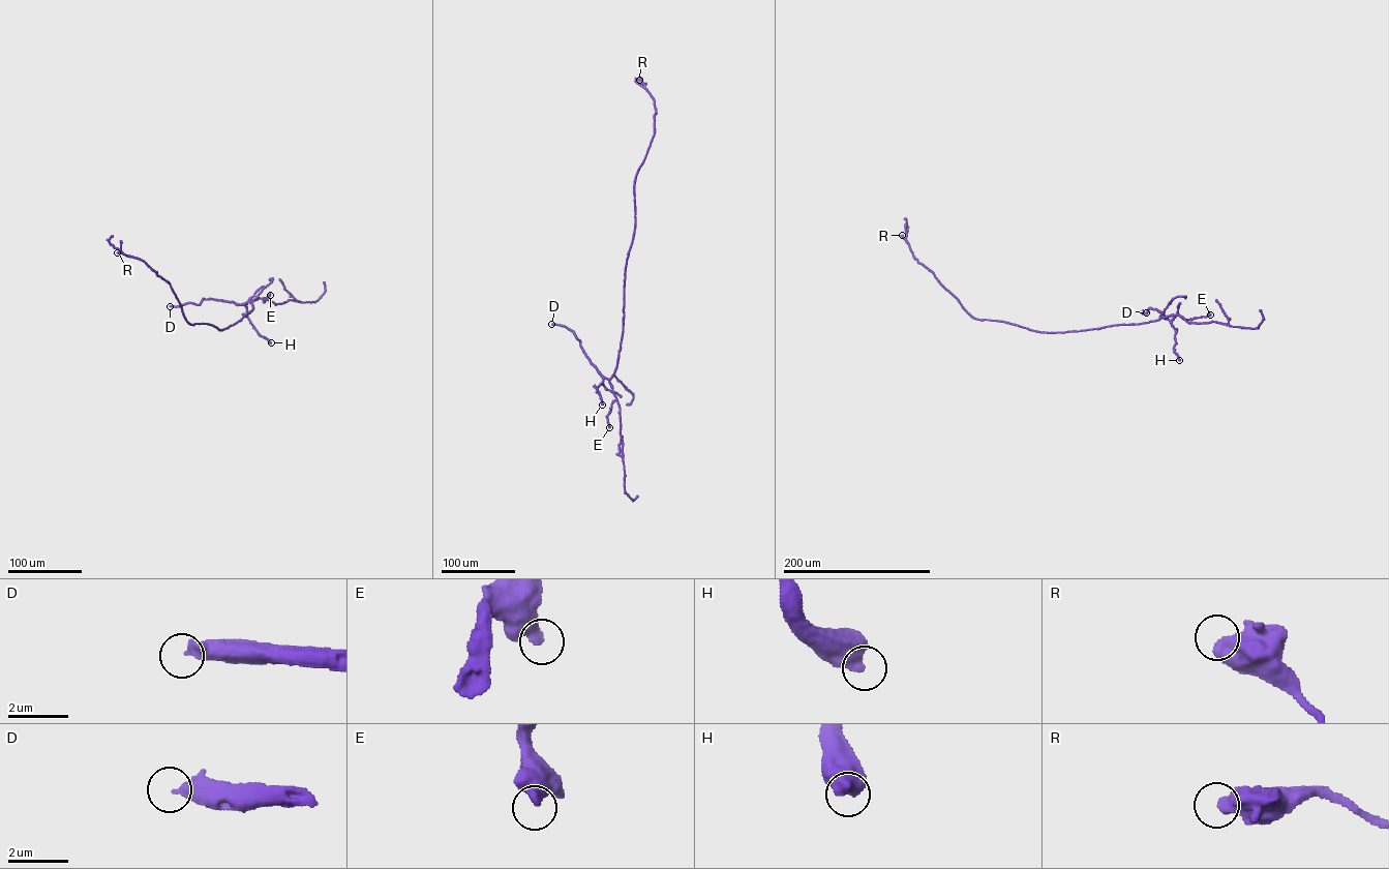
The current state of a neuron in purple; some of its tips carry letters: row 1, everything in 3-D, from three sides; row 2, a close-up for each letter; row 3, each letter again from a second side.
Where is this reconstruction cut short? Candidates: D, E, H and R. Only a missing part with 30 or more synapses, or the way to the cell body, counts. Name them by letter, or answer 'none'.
none

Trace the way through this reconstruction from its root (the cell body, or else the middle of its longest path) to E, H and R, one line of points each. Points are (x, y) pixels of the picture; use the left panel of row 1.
E: (227, 328), (251, 311), (250, 301), (262, 298), (264, 302), (264, 298), (270, 295)
H: (227, 328), (251, 311), (253, 306), (249, 301), (243, 304), (250, 323), (271, 342)
R: (227, 328), (220, 330), (208, 324), (188, 324), (169, 282), (143, 261), (117, 252)

